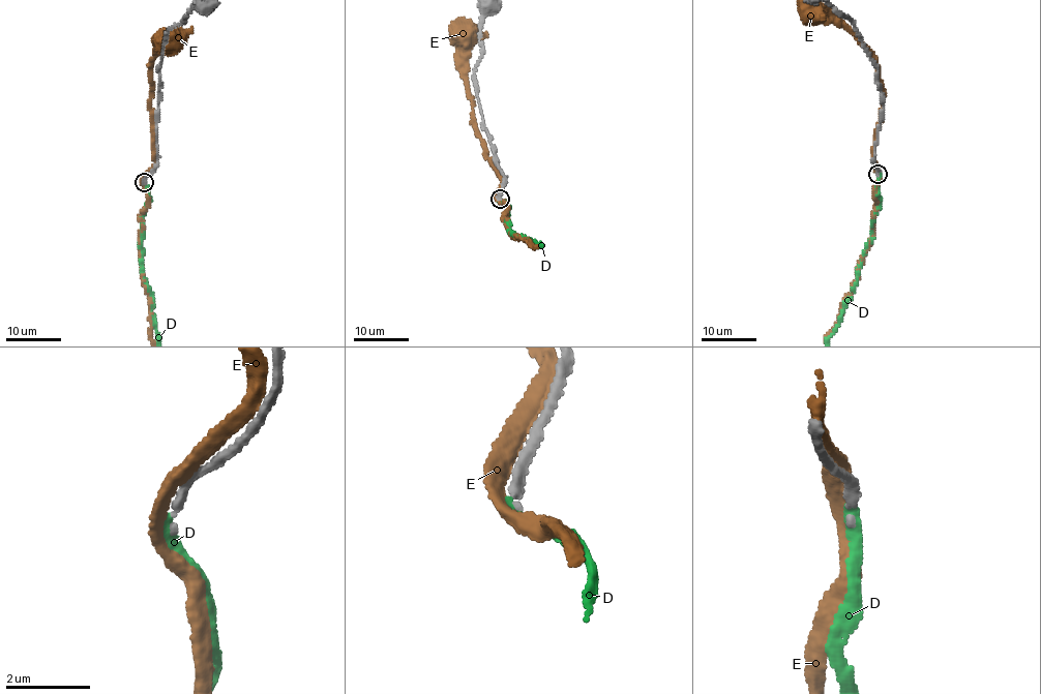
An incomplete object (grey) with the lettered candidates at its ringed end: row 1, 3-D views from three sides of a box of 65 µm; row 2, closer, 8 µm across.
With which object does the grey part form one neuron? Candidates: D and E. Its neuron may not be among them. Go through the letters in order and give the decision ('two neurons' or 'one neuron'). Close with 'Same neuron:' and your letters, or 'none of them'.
D: two neurons
E: two neurons
Same neuron: none of them

